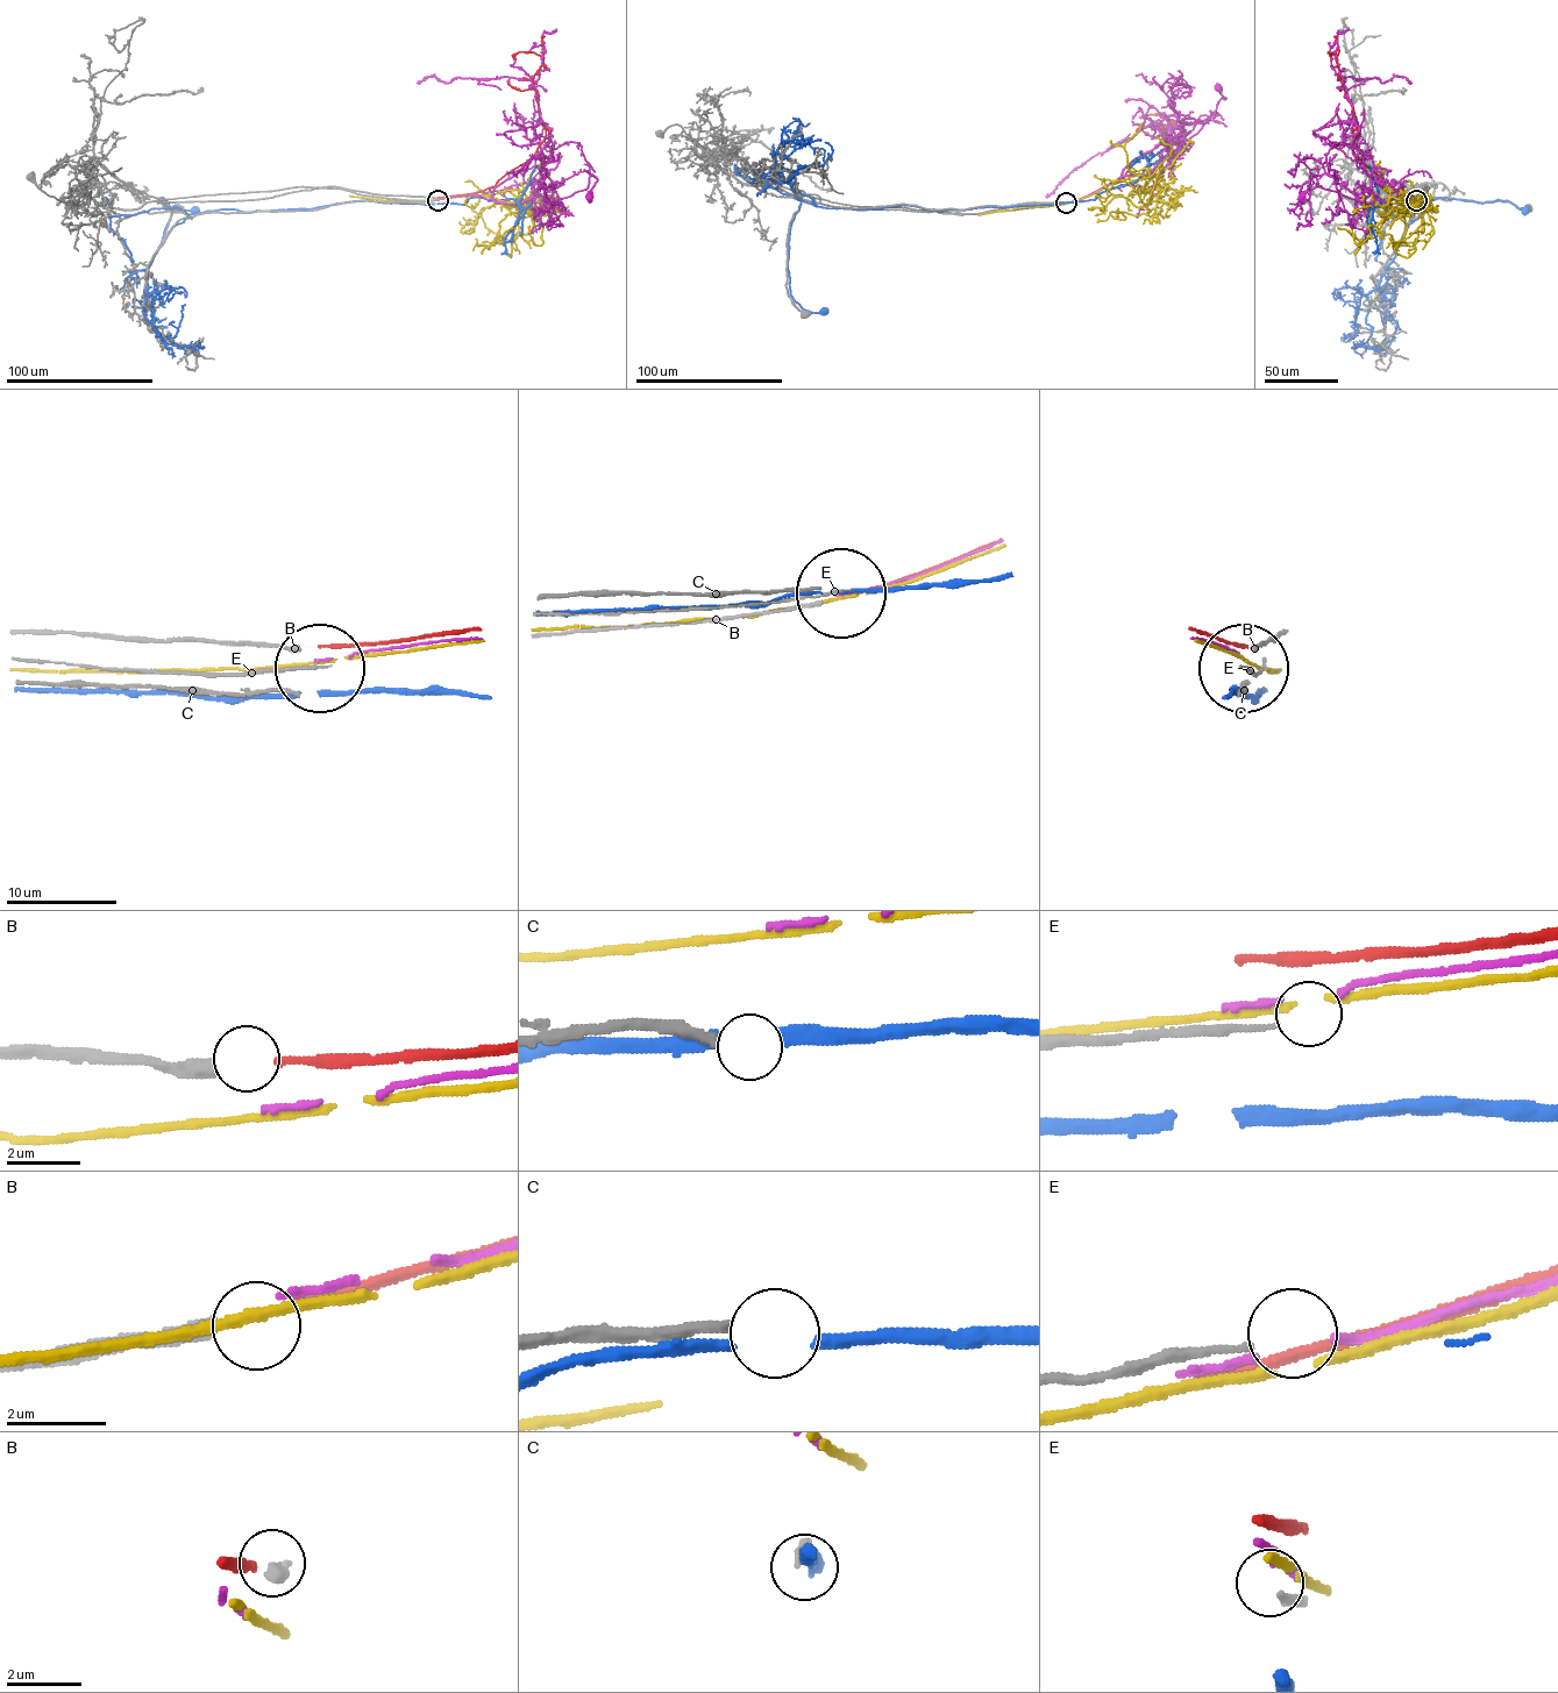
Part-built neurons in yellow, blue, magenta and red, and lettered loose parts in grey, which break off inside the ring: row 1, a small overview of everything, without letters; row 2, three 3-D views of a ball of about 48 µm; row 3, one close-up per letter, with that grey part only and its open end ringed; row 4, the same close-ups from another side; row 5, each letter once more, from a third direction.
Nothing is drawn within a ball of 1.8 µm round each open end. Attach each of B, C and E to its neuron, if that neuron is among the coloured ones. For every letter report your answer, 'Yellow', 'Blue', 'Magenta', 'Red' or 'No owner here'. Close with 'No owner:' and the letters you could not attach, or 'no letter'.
B: Red
C: No owner here
E: No owner here
No owner: C, E

